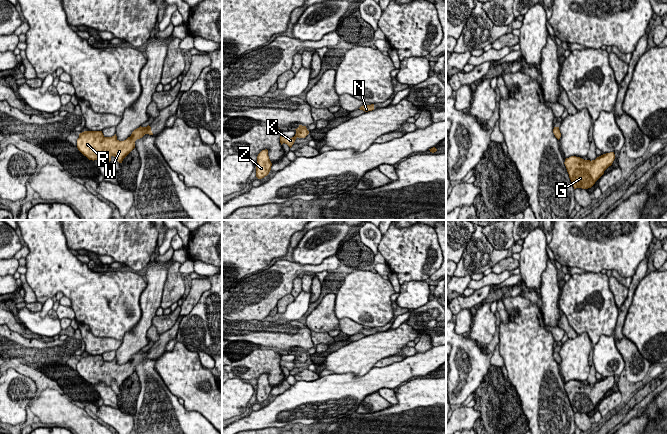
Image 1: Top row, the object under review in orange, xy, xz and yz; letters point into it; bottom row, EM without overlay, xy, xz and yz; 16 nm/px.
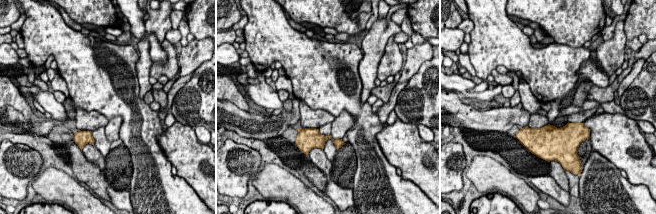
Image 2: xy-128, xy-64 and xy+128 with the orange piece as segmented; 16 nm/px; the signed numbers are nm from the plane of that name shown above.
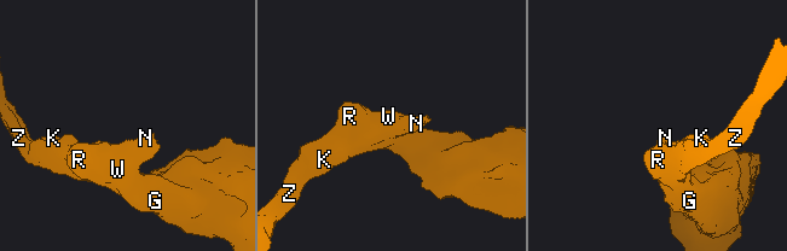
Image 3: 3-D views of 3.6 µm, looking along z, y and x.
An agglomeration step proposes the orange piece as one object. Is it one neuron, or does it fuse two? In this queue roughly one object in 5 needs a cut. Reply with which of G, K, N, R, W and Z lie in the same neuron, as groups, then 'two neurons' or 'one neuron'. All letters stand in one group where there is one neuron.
G K N R W Z | one neuron

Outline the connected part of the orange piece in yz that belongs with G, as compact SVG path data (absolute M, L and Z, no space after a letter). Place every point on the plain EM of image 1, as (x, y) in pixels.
M610 376L592 385L571 380L565 383L564 388L574 413L588 413L591 412L604 398L604 395L612 389L614 383L614 376Z

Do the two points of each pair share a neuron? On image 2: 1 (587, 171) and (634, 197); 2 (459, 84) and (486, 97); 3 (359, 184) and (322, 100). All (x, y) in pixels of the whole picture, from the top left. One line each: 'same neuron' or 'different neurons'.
1: same neuron
2: same neuron
3: same neuron

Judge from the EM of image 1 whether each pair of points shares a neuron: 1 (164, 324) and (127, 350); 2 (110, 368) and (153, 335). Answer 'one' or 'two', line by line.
1: two
2: two

